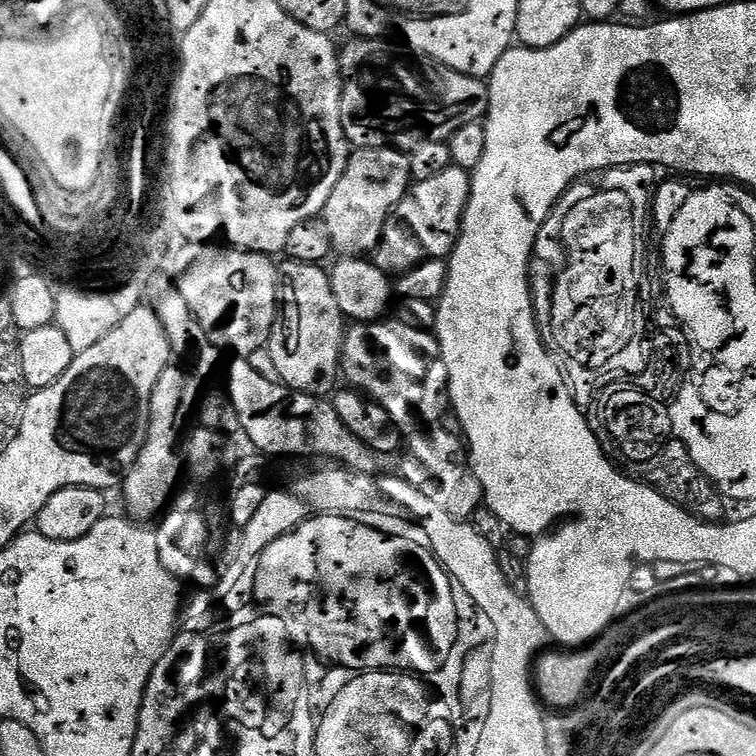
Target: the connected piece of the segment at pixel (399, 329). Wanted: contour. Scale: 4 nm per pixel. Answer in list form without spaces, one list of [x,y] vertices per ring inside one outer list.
[[[385,318],[382,320],[370,320],[367,322],[356,322],[351,325],[344,333],[344,345],[340,350],[340,370],[343,379],[348,379],[355,391],[365,395],[369,400],[372,400],[378,406],[382,406],[382,410],[386,410],[386,414],[390,417],[393,425],[397,429],[416,430],[421,426],[436,426],[441,423],[440,420],[444,416],[444,411],[447,413],[450,408],[450,401],[448,399],[448,371],[446,370],[446,362],[440,353],[440,343],[436,341],[435,335],[431,331],[415,328],[409,324],[403,324],[402,321],[395,318]]]

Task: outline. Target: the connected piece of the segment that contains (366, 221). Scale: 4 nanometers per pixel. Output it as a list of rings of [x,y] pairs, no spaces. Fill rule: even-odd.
[[[361,148],[353,151],[322,213],[322,219],[330,230],[333,253],[344,258],[360,258],[371,253],[380,243],[388,215],[395,210],[400,199],[408,195],[412,183],[410,159],[399,148]]]

